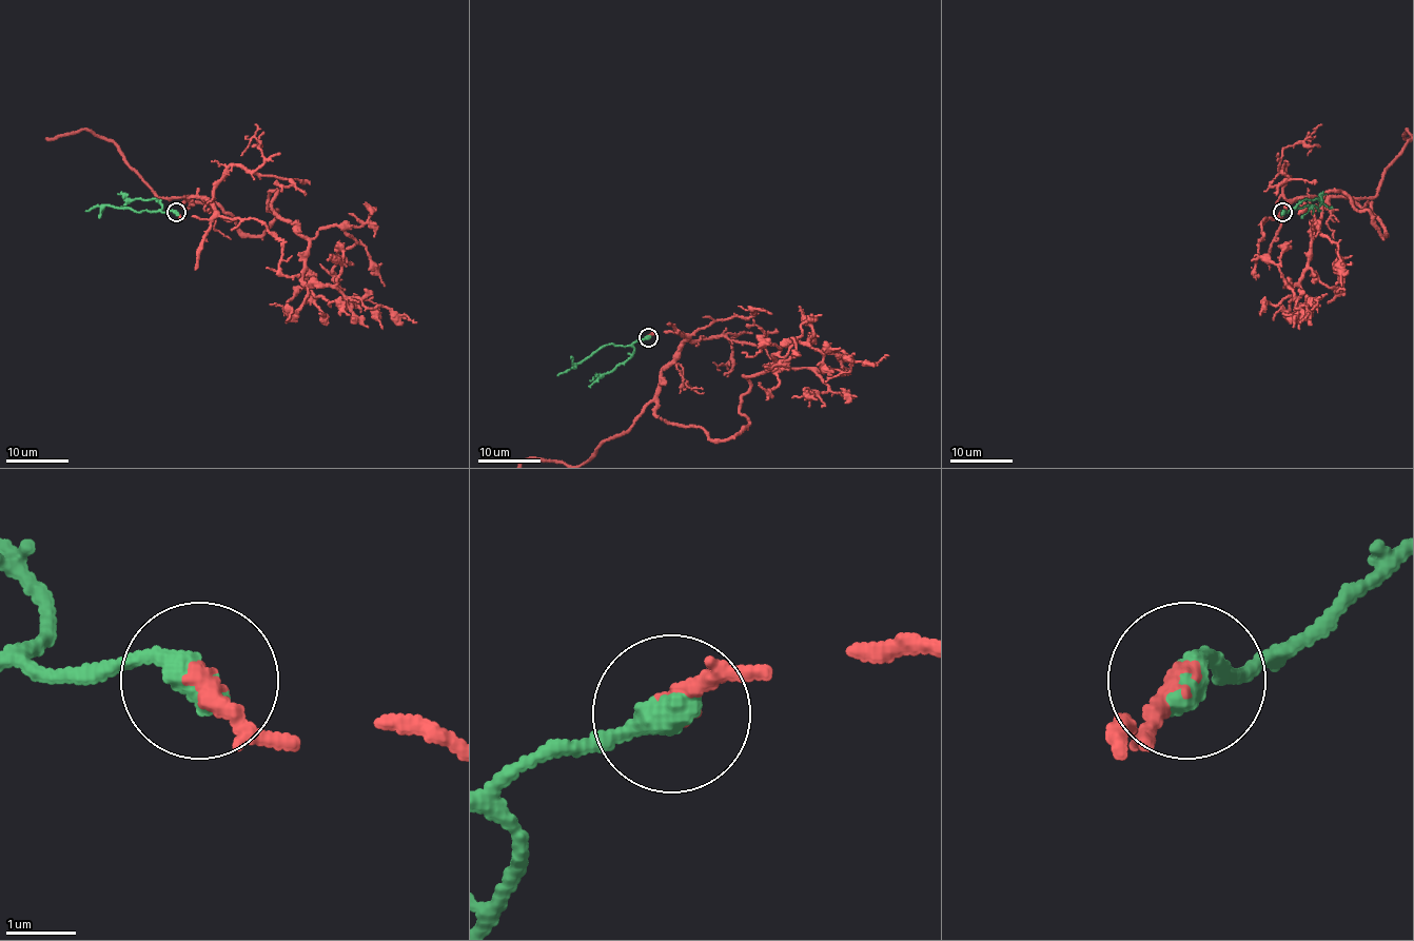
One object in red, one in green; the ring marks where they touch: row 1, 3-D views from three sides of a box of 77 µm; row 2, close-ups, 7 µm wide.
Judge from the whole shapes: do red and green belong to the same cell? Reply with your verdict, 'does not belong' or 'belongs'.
belongs

